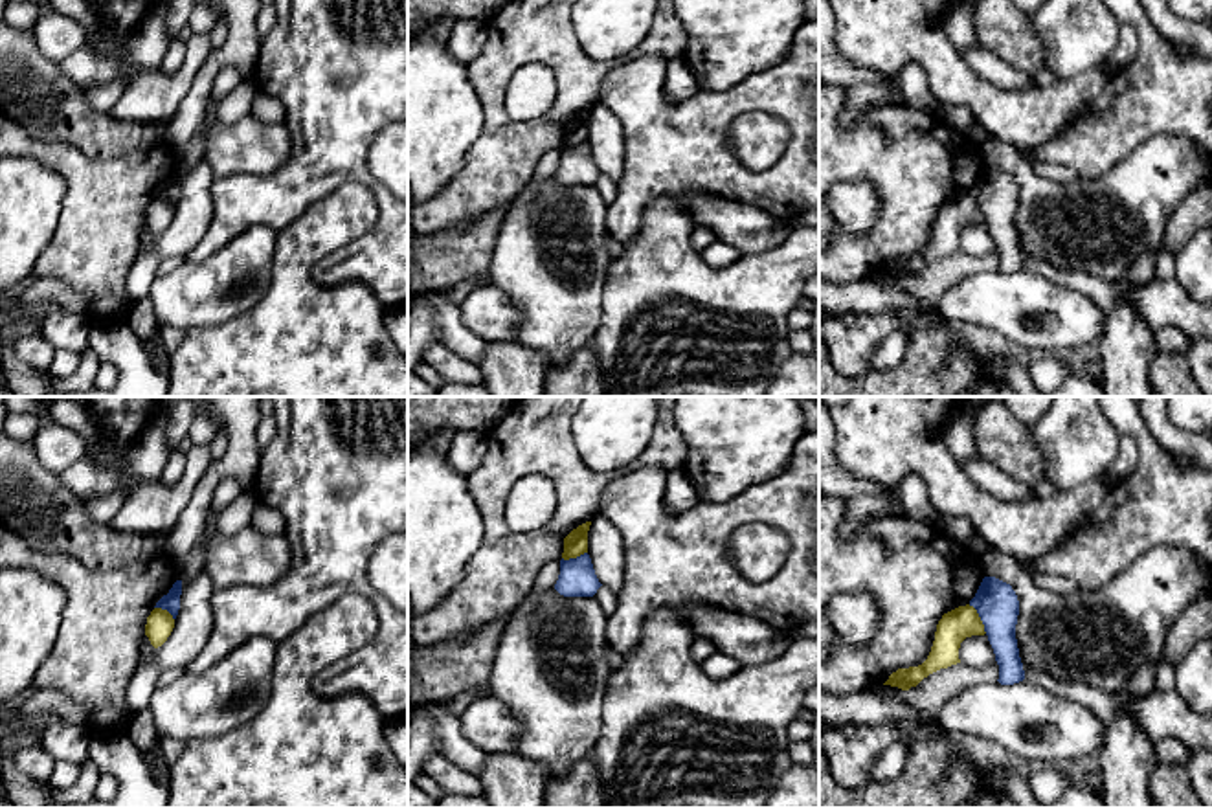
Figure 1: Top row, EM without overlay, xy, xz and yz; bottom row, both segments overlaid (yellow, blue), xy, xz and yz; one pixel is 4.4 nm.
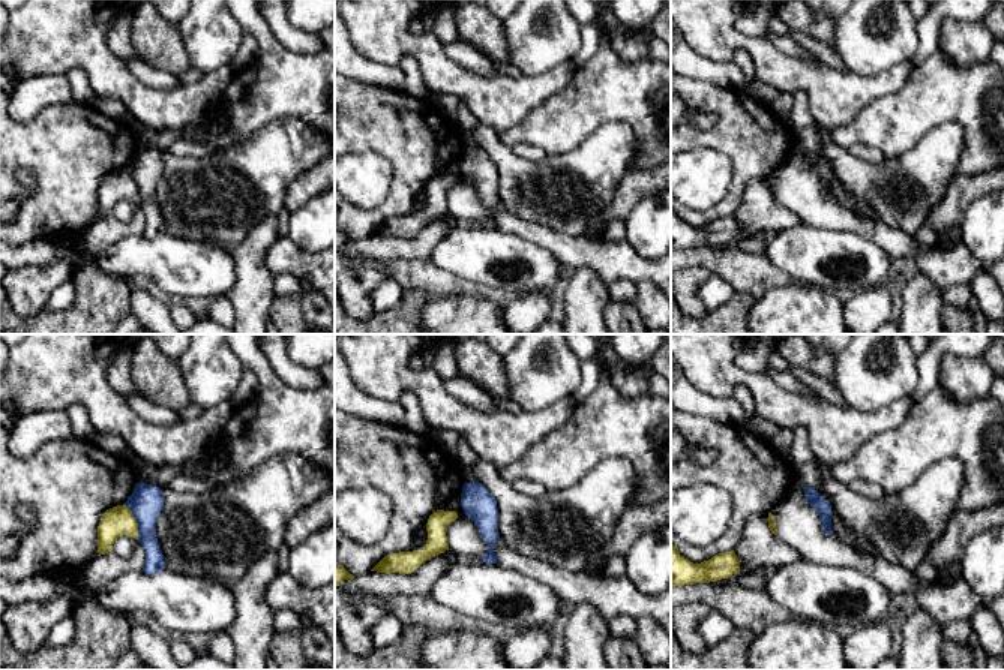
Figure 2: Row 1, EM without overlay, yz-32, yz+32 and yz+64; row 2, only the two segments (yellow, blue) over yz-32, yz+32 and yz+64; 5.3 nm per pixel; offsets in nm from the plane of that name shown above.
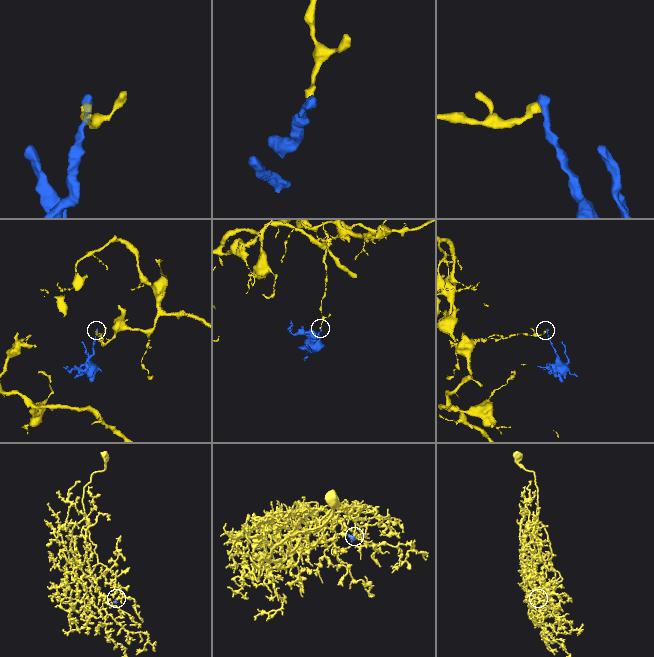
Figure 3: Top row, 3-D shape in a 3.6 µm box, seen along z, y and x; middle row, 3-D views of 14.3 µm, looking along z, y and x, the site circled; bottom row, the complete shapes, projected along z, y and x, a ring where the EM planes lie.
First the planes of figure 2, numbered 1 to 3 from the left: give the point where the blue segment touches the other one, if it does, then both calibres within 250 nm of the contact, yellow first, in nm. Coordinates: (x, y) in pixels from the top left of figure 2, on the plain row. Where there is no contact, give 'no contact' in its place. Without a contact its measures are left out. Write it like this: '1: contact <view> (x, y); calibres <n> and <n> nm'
1: contact yz-32 (135, 186); calibres 160 and 190 nm
2: no contact
3: no contact

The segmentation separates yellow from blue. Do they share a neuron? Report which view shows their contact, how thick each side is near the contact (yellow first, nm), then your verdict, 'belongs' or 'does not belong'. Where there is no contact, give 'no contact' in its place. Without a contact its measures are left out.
contact in yz; calibres 140 and 190 nm; does not belong

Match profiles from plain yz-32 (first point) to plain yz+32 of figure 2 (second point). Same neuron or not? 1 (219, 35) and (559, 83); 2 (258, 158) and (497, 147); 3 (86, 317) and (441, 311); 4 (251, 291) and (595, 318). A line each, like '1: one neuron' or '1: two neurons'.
1: two neurons
2: one neuron
3: two neurons
4: one neuron

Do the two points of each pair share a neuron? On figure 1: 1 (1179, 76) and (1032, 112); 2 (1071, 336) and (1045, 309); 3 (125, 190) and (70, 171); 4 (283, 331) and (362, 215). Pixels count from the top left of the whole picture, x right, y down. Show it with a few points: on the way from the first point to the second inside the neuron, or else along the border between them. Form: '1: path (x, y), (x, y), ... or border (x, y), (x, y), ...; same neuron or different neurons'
1: border (1111, 74), (1106, 87), (1066, 123); different neurons
2: path (1066, 329), (1053, 316); same neuron
3: path (112, 190), (98, 190), (83, 175); same neuron
4: path (292, 298), (292, 265), (329, 228); same neuron

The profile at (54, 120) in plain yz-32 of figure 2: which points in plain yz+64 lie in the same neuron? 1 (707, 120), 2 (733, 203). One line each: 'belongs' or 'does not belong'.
1: does not belong
2: belongs

